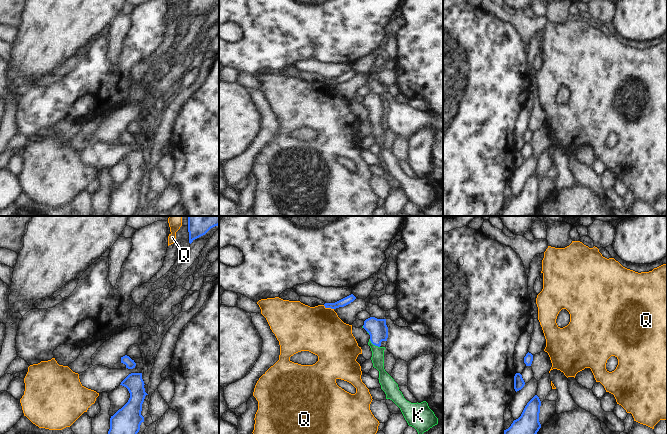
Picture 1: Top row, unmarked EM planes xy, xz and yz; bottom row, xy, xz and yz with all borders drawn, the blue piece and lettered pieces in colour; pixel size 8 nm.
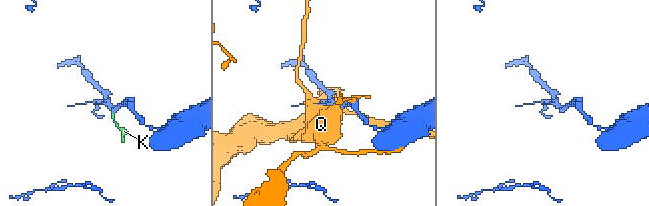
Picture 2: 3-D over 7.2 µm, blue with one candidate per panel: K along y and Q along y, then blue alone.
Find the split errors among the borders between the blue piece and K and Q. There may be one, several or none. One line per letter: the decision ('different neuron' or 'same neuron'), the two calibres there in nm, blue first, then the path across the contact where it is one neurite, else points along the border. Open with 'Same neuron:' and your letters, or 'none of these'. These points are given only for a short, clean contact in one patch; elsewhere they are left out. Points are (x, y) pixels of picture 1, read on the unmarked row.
Same neuron: K
K: same neuron | 160/100 nm | across xz (377, 104), (374, 120), (377, 134)
Q: different neuron | 70/380 nm

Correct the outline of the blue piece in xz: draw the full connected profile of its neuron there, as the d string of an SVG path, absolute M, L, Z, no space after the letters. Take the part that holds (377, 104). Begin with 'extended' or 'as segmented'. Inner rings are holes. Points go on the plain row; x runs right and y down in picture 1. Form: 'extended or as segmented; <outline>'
extended; M370 93L364 97L362 102L370 111L368 121L372 127L373 143L379 147L379 159L381 165L386 170L386 175L392 176L401 186L405 196L409 202L414 203L418 211L422 213L423 209L438 200L438 194L429 184L428 179L411 179L407 177L402 168L399 166L398 160L384 145L384 126L381 122L382 117L387 117L388 103L386 95L377 95Z

